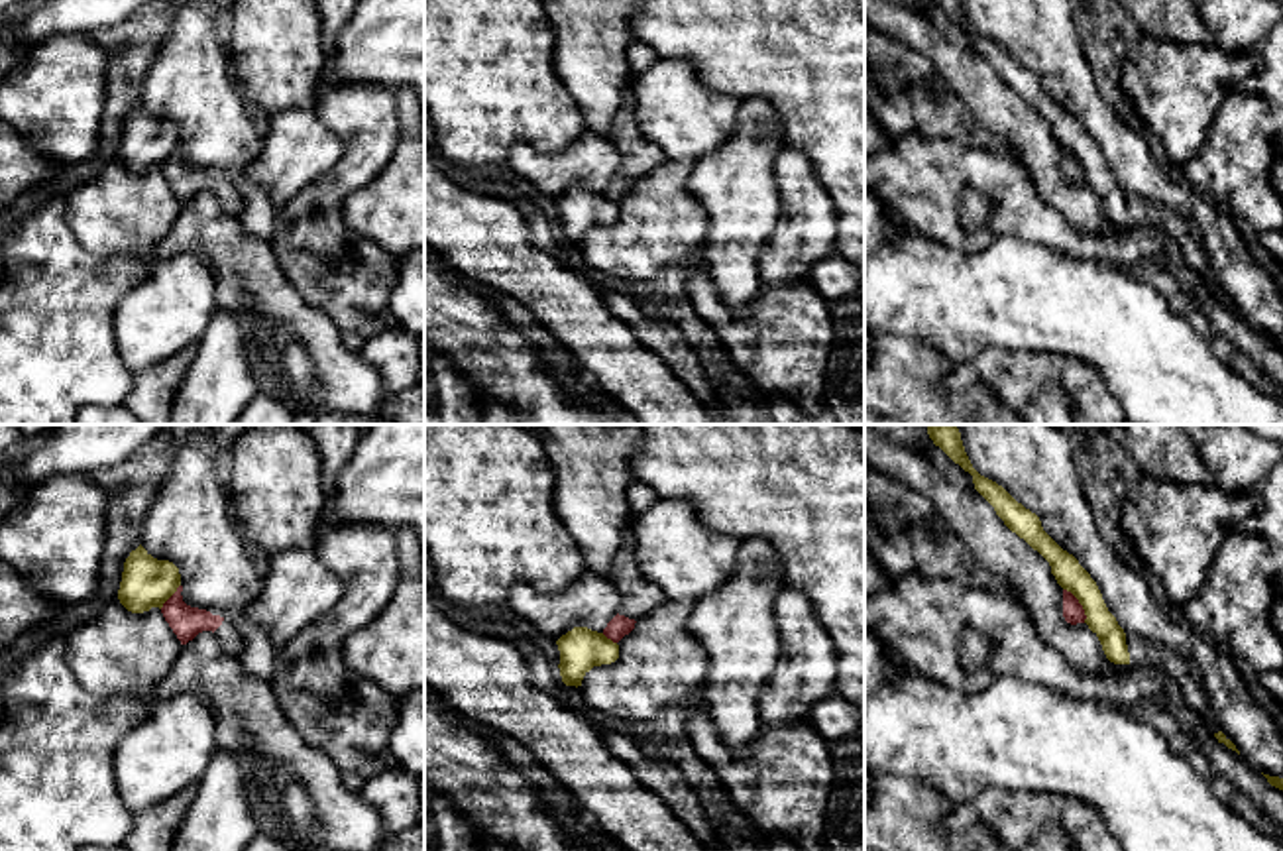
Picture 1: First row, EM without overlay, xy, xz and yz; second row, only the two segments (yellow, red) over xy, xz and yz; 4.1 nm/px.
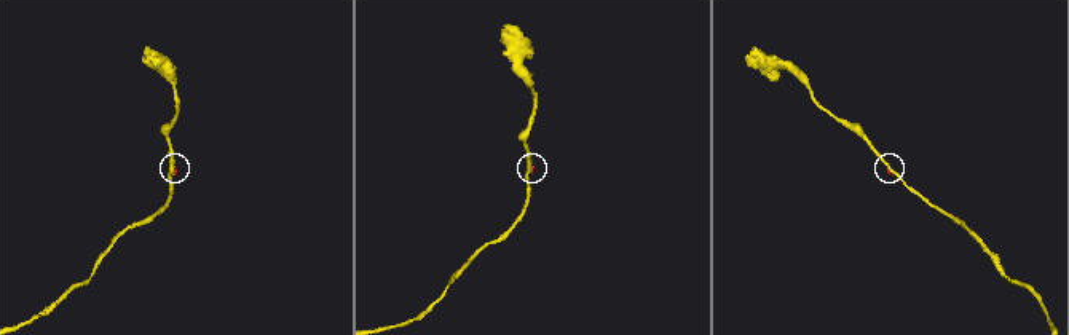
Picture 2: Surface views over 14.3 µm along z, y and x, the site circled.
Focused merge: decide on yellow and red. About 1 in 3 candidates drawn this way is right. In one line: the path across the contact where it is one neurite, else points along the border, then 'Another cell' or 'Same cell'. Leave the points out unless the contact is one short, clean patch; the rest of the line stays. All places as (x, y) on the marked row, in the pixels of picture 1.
Boundary: yz (1063, 588), (1081, 606), (1085, 622). Another cell

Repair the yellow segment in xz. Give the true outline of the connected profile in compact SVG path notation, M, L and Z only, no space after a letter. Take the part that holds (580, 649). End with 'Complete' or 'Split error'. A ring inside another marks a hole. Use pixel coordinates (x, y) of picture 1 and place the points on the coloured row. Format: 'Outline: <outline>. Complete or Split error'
Outline: M574 627L558 641L560 676L566 686L582 686L584 676L601 664L611 664L619 658L619 645L603 633L587 627Z. Complete

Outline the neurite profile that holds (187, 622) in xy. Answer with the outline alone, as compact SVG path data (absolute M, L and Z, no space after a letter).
M179 586L177 592L161 607L165 621L169 623L181 645L187 645L202 631L212 631L218 637L222 649L230 656L238 658L246 647L246 639L242 637L238 627L232 621L220 615L212 615L206 609L187 605L181 592L183 586Z

